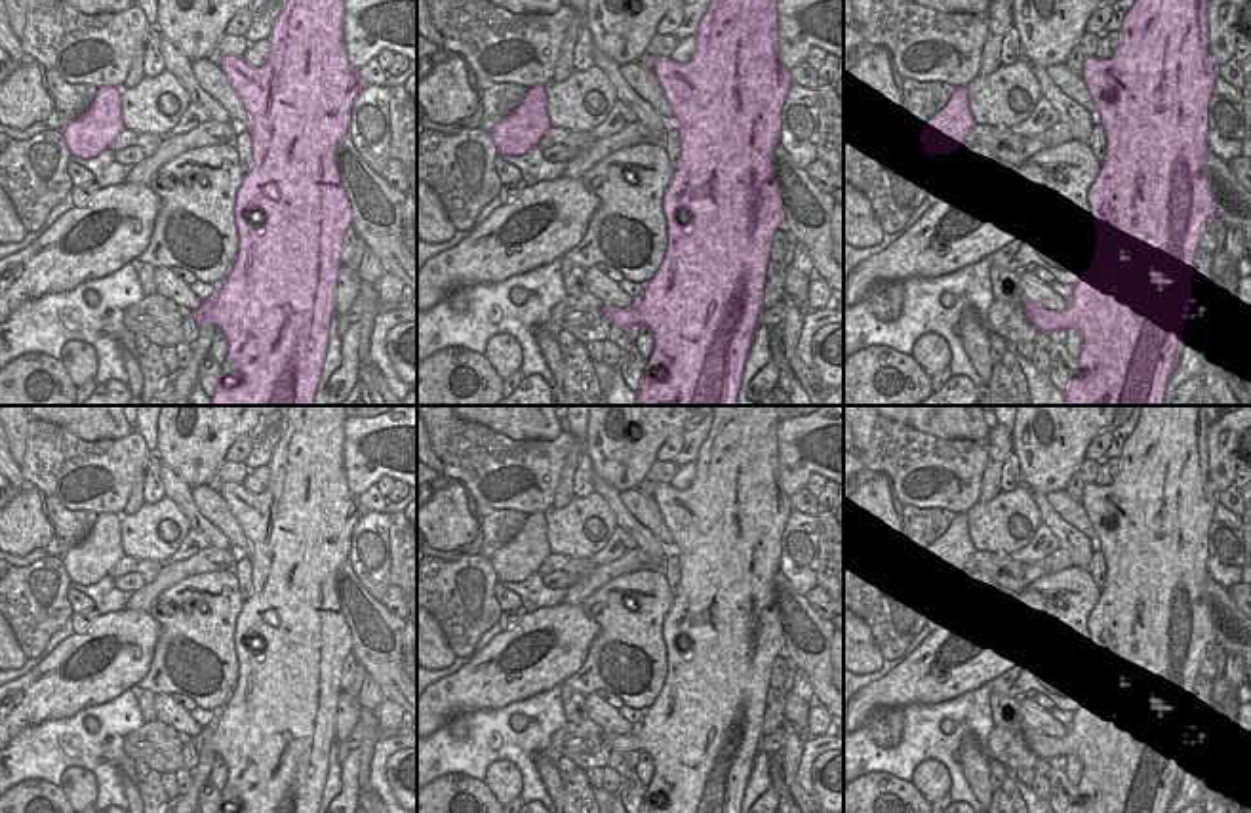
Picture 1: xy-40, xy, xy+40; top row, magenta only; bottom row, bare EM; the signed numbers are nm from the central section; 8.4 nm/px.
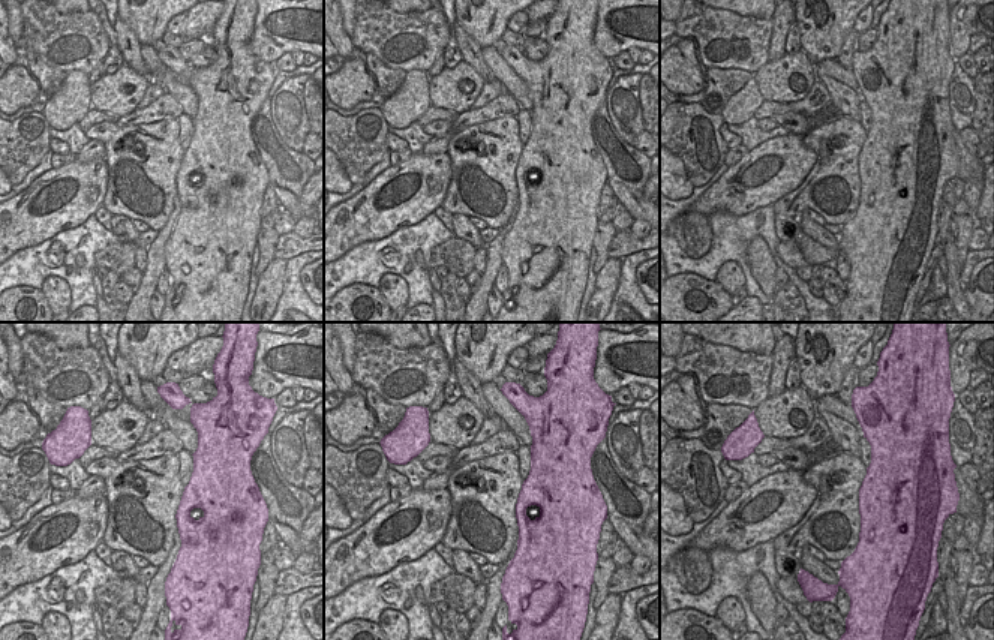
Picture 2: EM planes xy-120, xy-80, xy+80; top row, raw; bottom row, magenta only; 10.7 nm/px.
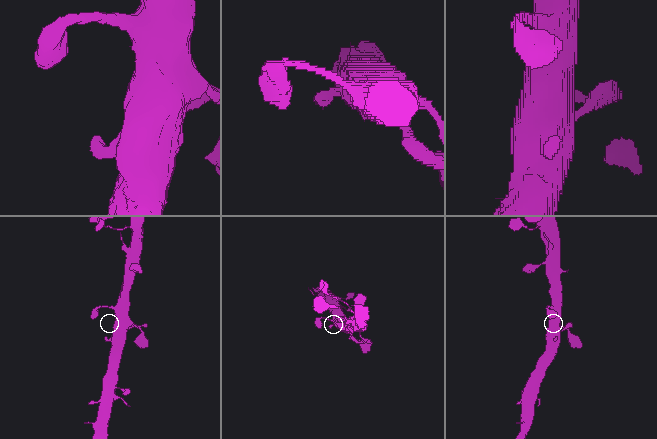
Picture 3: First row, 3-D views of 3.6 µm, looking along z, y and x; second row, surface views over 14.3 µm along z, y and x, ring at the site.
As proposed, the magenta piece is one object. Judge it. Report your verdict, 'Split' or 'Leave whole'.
Leave whole.

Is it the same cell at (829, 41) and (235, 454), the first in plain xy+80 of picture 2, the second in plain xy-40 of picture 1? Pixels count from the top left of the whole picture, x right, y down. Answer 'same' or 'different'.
different

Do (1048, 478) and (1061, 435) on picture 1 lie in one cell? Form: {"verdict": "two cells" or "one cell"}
{"verdict": "one cell"}

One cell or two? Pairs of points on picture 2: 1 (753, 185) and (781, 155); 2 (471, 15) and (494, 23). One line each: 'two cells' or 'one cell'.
1: one cell
2: one cell

